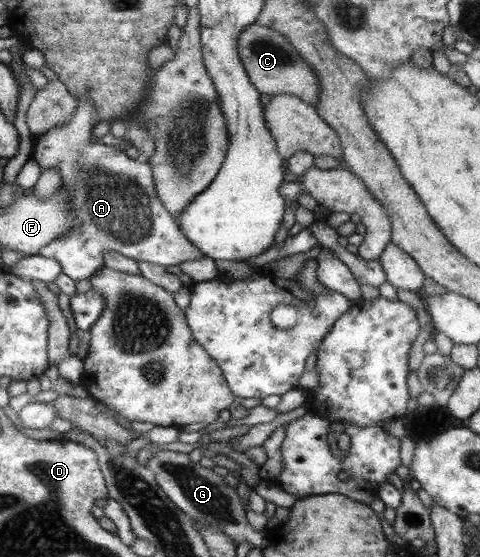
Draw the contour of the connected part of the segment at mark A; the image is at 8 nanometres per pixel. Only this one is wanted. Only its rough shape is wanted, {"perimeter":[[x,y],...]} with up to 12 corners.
{"perimeter":[[94,105],[38,135],[76,229],[39,255],[86,280],[104,252],[161,267],[202,255],[151,167],[92,135]]}

